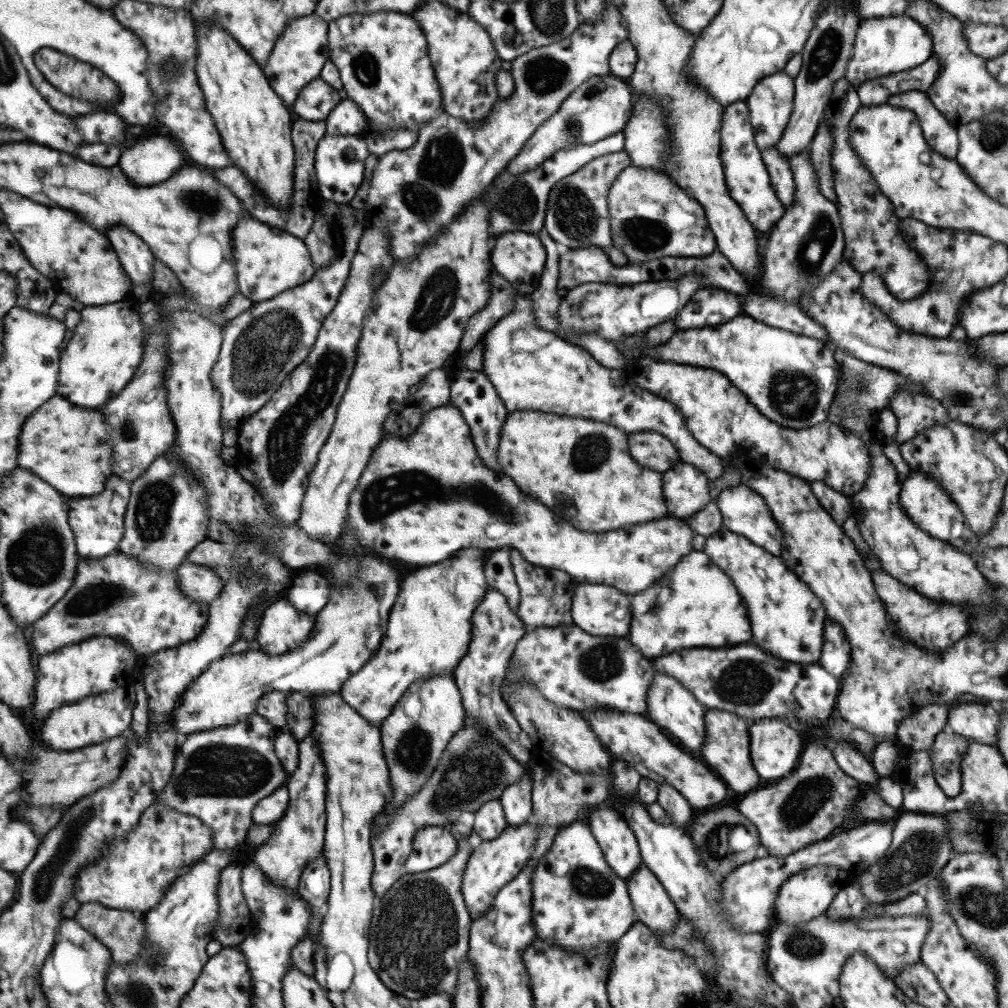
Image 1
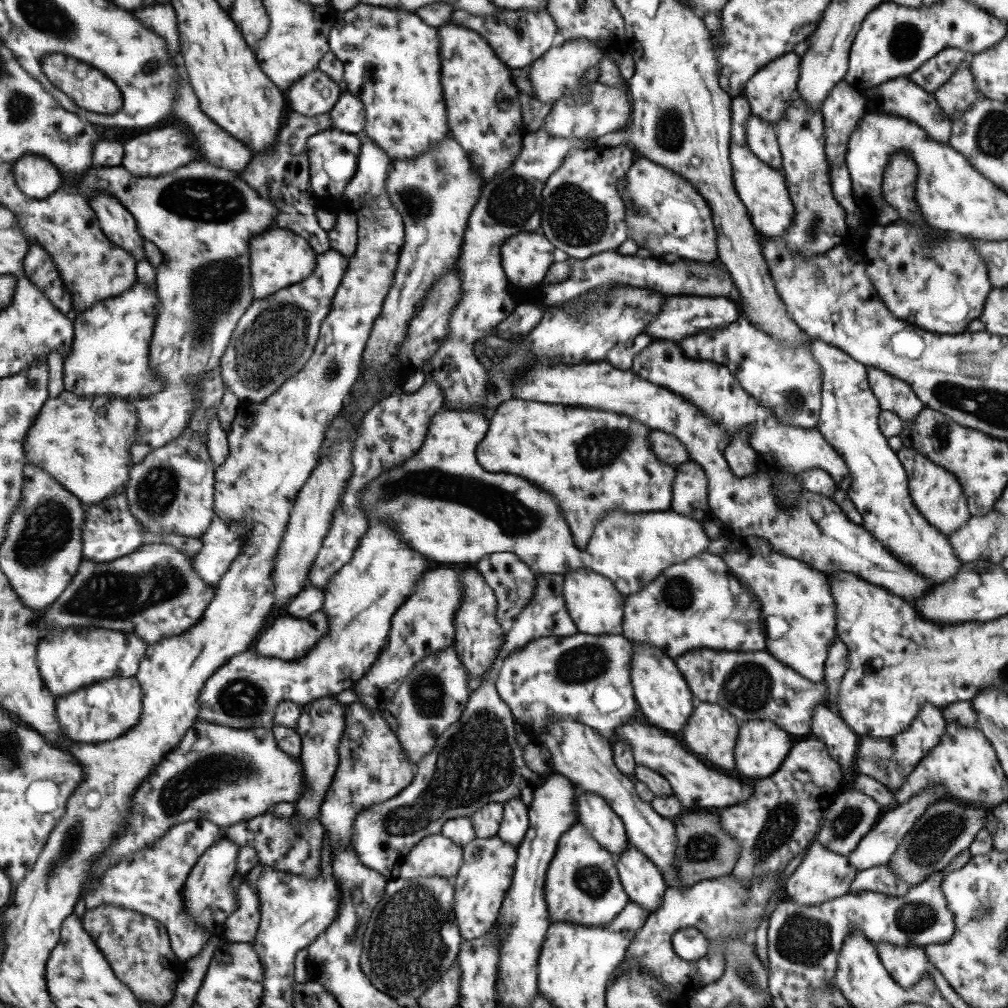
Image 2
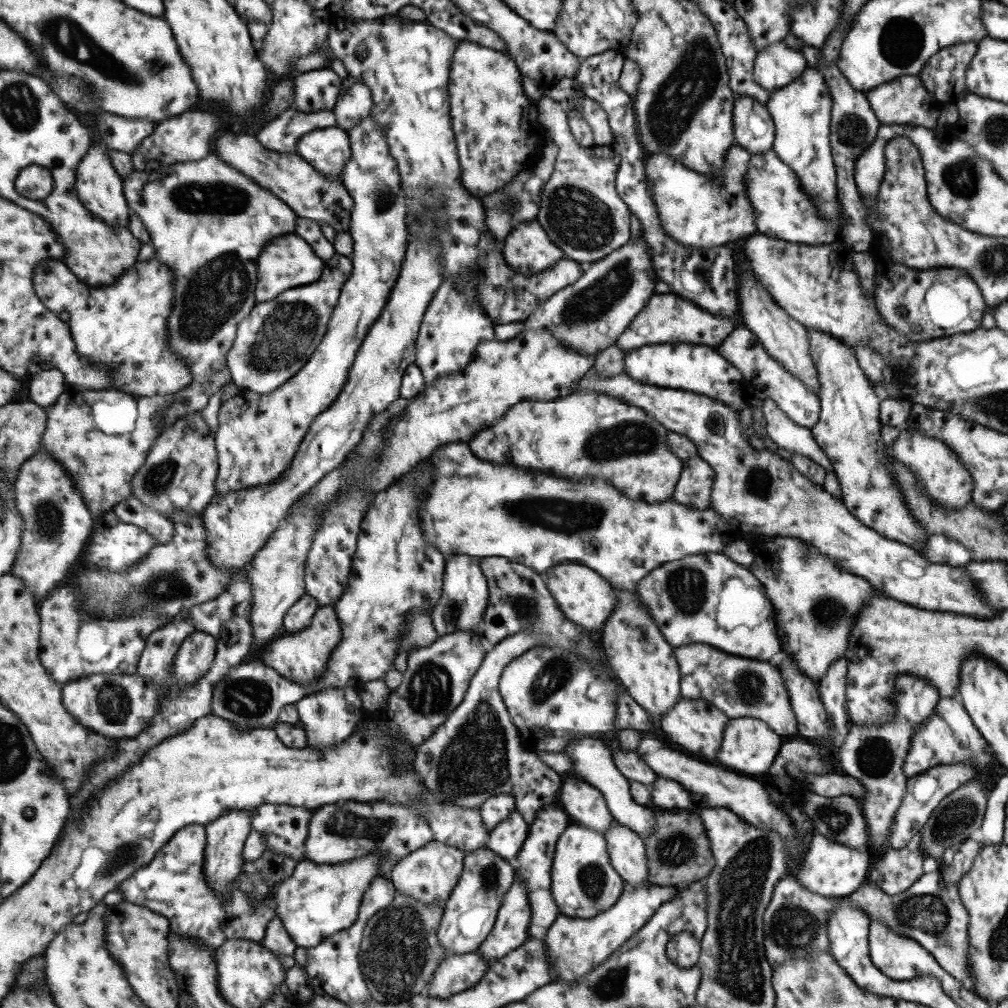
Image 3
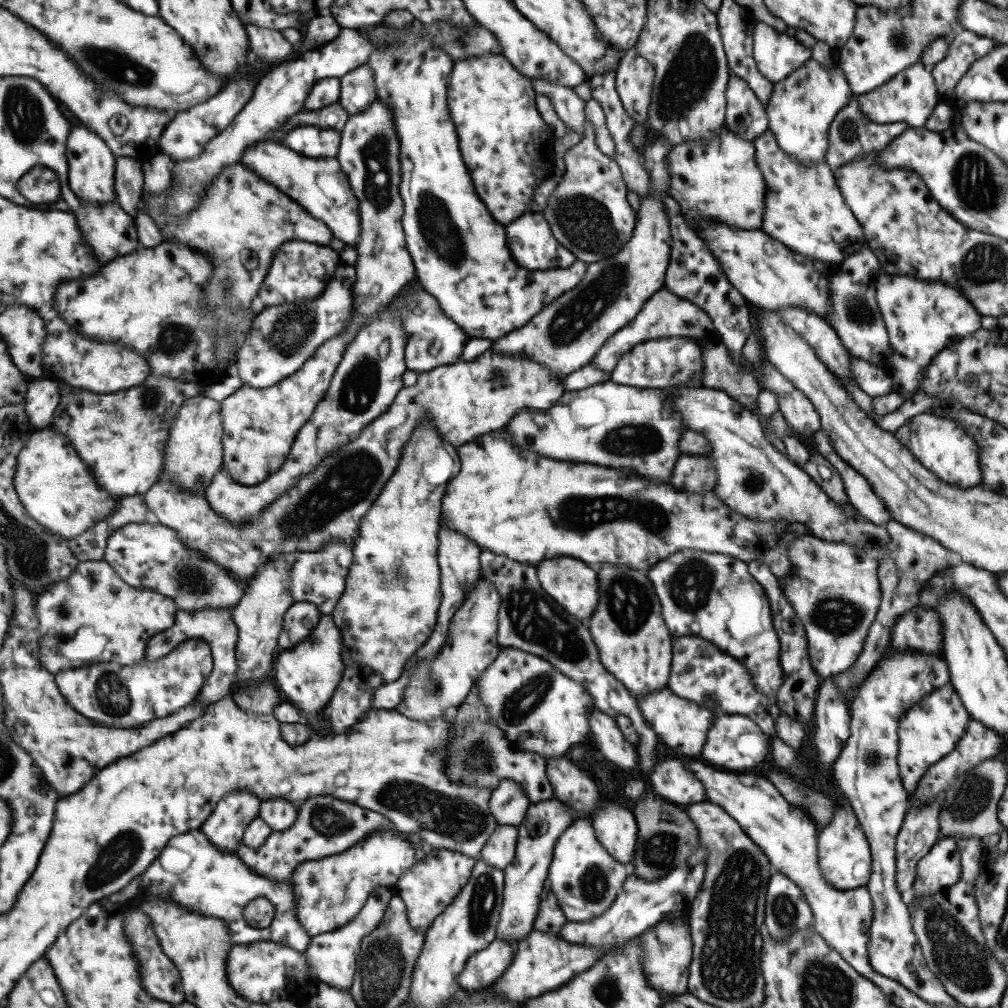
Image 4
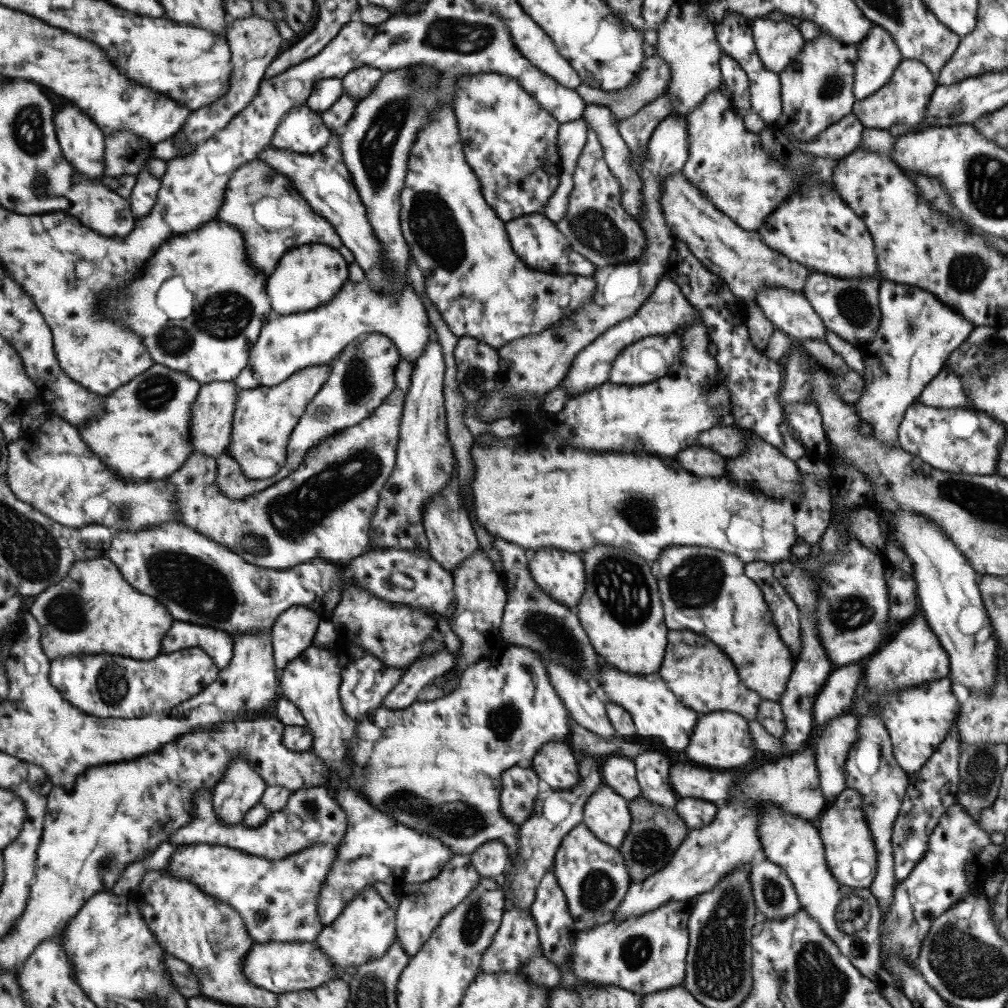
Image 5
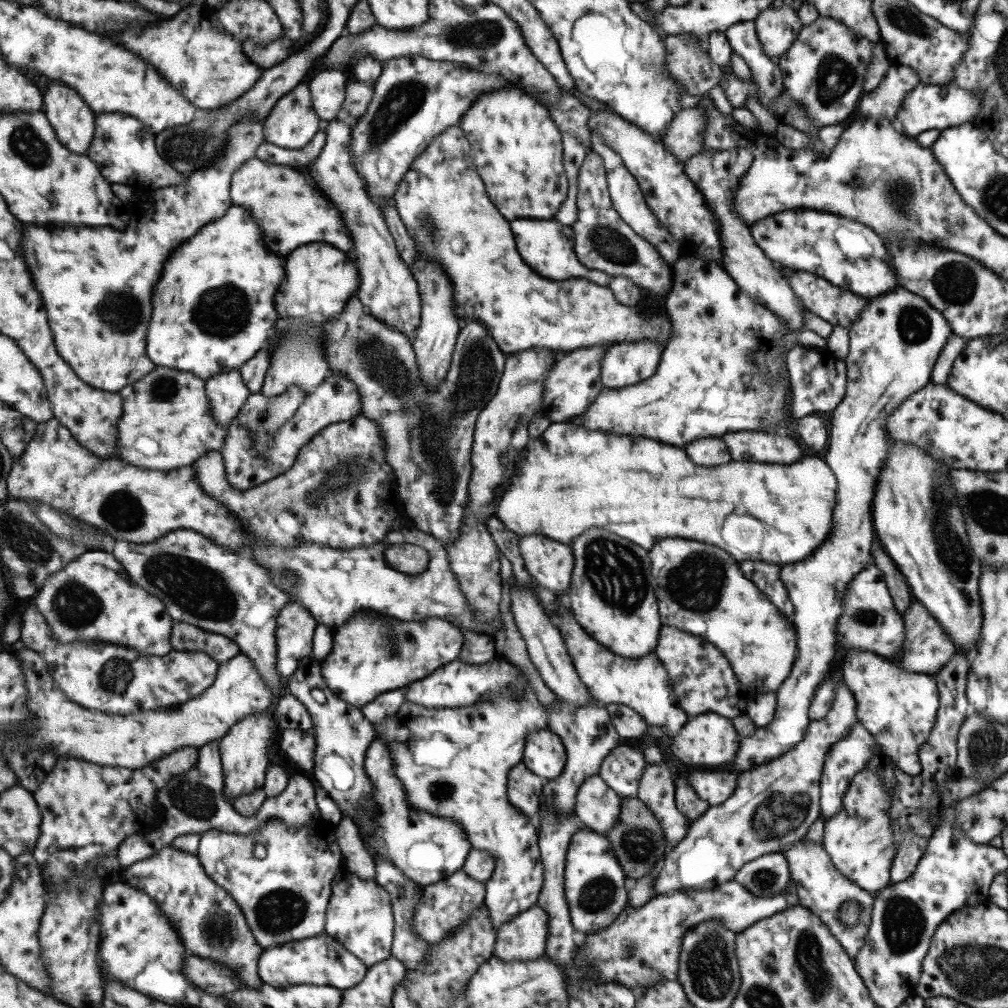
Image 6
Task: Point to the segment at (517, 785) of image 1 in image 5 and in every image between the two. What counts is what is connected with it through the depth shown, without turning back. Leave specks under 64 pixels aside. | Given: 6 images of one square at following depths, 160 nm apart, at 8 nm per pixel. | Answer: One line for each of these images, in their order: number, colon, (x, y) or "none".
2: (514, 822)
3: (505, 839)
4: (498, 851)
5: (490, 860)

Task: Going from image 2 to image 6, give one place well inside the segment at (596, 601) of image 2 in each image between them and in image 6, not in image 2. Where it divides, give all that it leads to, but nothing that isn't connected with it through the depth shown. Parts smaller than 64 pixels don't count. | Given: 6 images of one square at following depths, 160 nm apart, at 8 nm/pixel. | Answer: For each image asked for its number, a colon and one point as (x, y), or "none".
3: (585, 598)
4: (573, 585)
5: (560, 574)
6: (549, 563)

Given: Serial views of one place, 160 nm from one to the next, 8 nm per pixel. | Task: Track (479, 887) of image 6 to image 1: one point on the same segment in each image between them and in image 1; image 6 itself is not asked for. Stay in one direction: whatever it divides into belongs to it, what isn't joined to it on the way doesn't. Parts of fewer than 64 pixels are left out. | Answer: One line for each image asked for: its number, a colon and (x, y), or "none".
1: (432, 846)
2: (434, 855)
3: (427, 875)
4: (426, 888)
5: (417, 914)

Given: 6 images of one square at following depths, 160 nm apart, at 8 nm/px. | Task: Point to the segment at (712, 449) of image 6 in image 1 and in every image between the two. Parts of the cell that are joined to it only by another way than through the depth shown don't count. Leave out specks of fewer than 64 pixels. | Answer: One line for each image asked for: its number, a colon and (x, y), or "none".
1: (684, 488)
2: (688, 490)
3: (692, 489)
4: (691, 472)
5: (698, 460)

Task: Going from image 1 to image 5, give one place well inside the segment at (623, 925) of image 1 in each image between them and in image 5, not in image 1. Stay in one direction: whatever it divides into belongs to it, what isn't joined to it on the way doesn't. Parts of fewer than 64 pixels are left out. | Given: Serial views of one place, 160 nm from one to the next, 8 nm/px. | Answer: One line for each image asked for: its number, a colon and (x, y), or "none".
2: (581, 885)
3: (582, 883)
4: (584, 879)
5: (591, 874)

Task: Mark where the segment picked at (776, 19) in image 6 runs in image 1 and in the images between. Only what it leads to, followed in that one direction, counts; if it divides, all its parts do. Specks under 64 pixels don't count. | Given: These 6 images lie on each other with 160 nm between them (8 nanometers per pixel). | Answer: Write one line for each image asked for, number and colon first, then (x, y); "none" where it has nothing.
1: (769, 103)
2: (767, 92)
3: (776, 65)
4: (776, 55)
5: (776, 43)

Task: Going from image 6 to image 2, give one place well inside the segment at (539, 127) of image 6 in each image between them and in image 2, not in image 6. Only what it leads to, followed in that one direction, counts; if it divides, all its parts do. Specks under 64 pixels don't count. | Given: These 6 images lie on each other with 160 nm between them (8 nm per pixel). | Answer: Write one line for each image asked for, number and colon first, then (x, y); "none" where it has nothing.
2: (482, 105)
3: (496, 134)
4: (506, 147)
5: (509, 142)

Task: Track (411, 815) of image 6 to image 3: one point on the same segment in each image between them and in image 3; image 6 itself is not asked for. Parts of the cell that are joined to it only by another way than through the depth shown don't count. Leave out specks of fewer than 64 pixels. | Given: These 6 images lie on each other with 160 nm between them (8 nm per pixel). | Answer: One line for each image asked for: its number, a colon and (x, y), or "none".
3: (317, 900)
4: (331, 891)
5: (376, 848)

